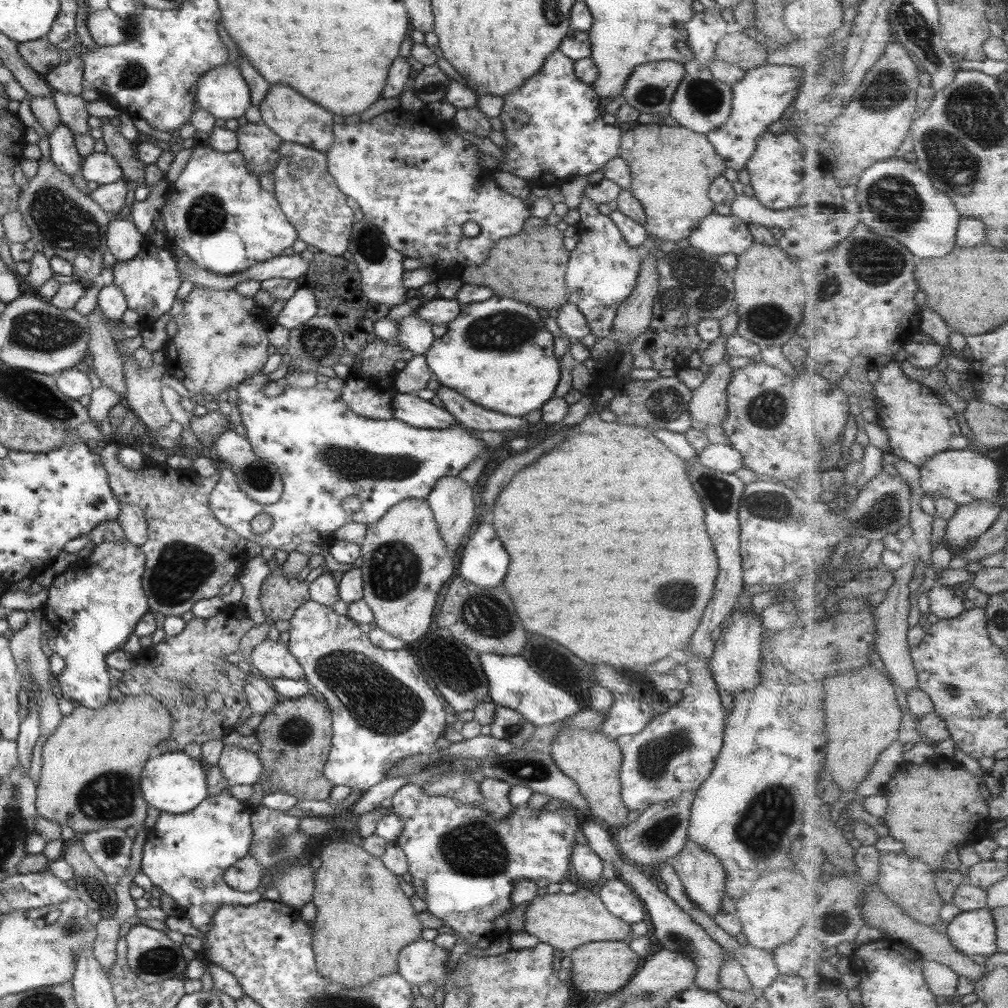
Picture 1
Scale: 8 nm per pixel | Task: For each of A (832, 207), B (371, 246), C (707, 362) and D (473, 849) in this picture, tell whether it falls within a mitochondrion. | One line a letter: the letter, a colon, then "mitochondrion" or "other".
A: other
B: mitochondrion
C: other
D: mitochondrion

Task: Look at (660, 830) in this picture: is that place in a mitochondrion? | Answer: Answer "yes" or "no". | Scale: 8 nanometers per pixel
yes

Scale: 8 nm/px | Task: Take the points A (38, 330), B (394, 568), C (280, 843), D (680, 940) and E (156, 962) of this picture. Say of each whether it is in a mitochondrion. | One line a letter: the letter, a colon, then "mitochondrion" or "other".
A: mitochondrion
B: mitochondrion
C: mitochondrion
D: mitochondrion
E: mitochondrion

